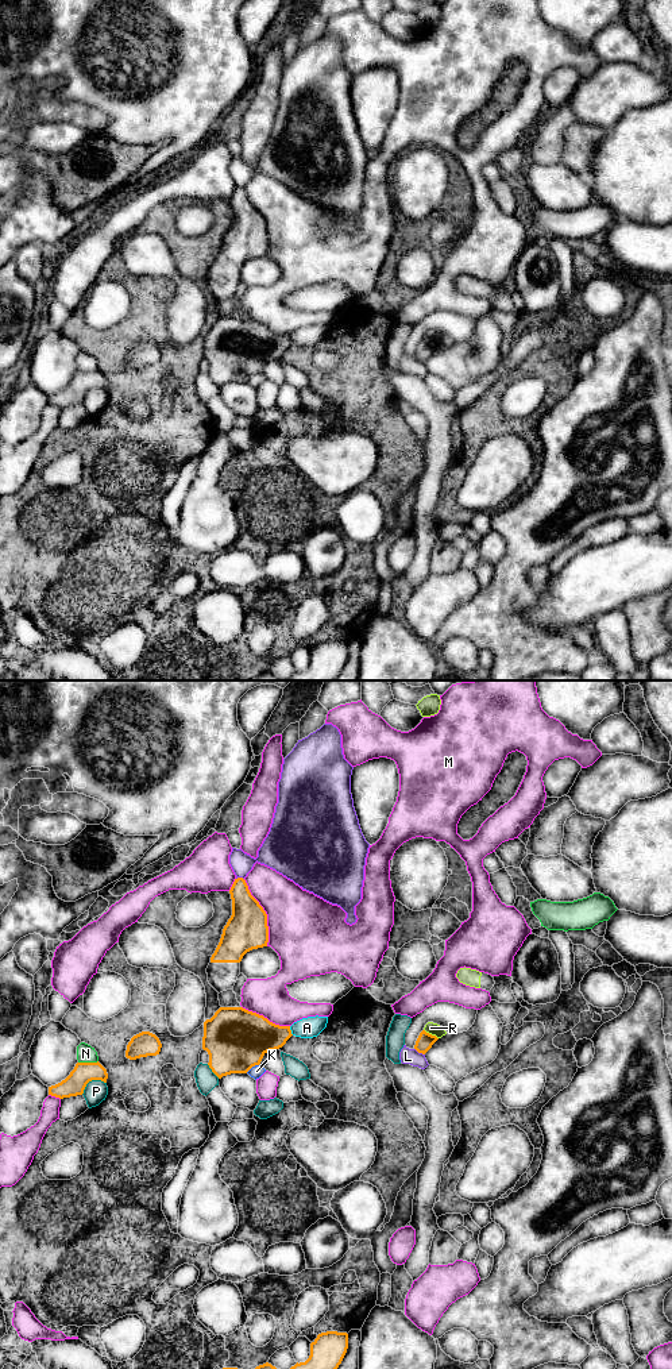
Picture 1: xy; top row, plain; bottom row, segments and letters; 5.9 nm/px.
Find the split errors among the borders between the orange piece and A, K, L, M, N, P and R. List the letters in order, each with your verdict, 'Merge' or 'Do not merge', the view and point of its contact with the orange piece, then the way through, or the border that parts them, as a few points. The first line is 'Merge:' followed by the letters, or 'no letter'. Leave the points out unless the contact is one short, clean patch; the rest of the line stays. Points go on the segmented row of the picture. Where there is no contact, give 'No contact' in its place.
Merge: R
A: Do not merge. Touches orange at xy (290, 1030)
K: Do not merge. Touches orange at xy (251, 1067)
L: Do not merge. Touches orange at xy (420, 1052)
M: Do not merge. Touches orange at xy (265, 913)
N: Do not merge. Touches orange at xy (88, 1063)
P: Do not merge. Touches orange at xy (91, 1080)
R: Merge. Touches orange at xy (431, 1034). Path across: xy (424, 1042), (431, 1034), (431, 1028)

